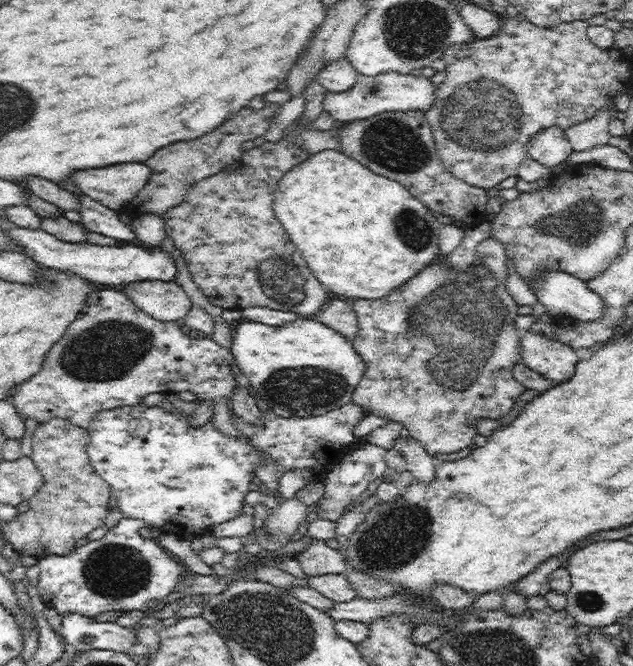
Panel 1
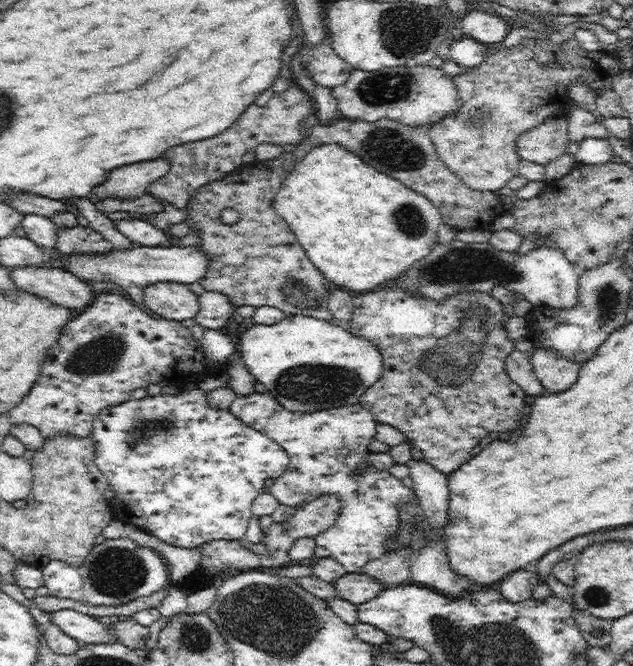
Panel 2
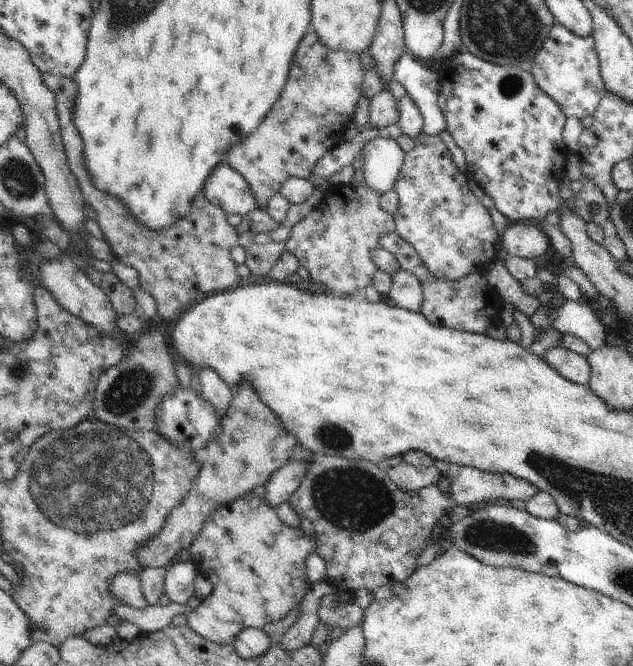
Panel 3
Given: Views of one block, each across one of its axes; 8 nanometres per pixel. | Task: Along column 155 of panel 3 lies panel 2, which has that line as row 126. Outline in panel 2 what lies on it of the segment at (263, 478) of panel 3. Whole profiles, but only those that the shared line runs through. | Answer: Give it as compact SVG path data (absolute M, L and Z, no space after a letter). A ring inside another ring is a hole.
M555 117L520 134L516 140L516 153L521 160L546 165L554 162L558 156L568 153L571 143L568 122L564 117Z

